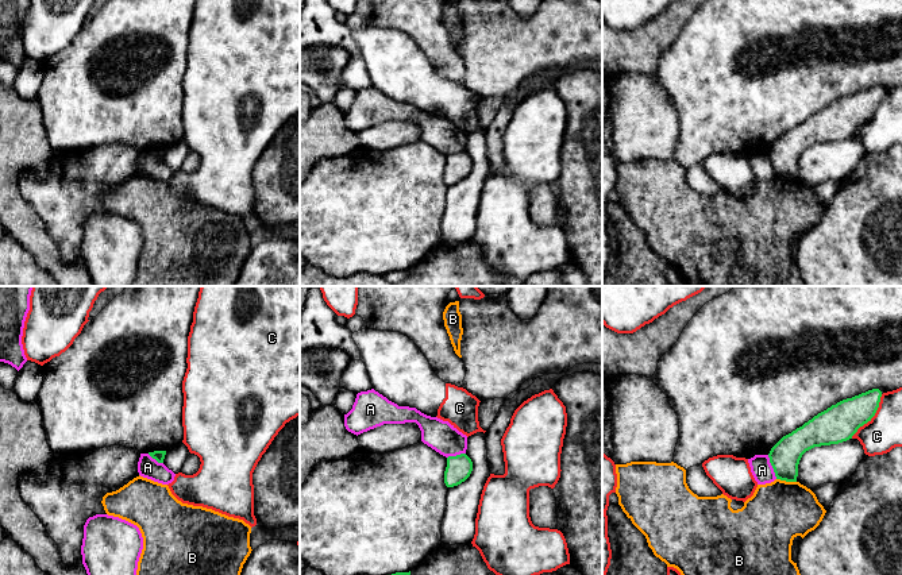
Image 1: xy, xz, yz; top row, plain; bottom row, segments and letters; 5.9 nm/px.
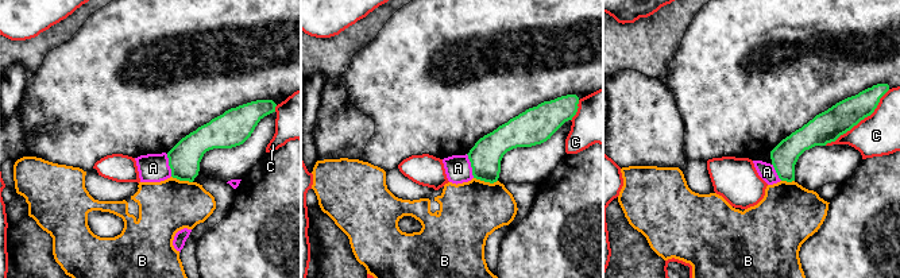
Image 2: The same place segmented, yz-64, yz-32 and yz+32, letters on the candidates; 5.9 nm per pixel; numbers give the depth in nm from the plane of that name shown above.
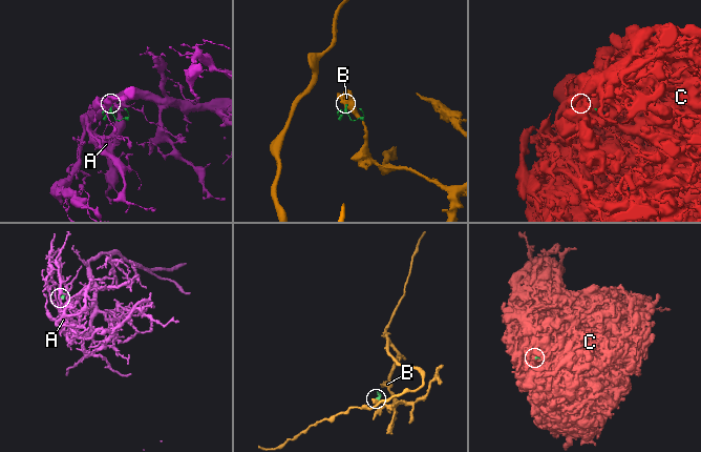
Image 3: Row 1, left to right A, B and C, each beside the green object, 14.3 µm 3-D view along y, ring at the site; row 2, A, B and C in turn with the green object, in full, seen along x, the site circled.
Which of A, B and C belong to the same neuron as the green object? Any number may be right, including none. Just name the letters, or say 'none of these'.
none of these

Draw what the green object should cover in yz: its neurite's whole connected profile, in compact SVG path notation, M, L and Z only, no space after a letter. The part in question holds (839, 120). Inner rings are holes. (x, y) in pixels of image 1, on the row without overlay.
M872 86L843 97L783 134L768 151L776 177L797 180L798 162L806 148L852 136L875 113L880 94L882 89Z

